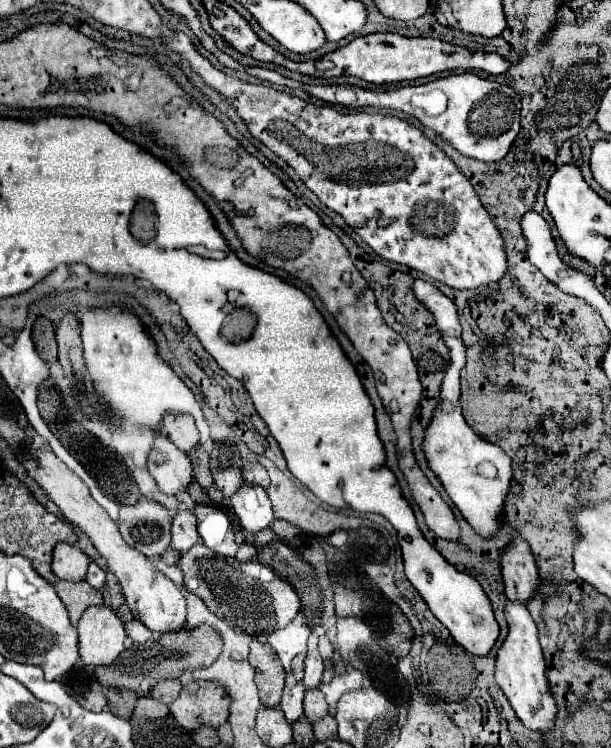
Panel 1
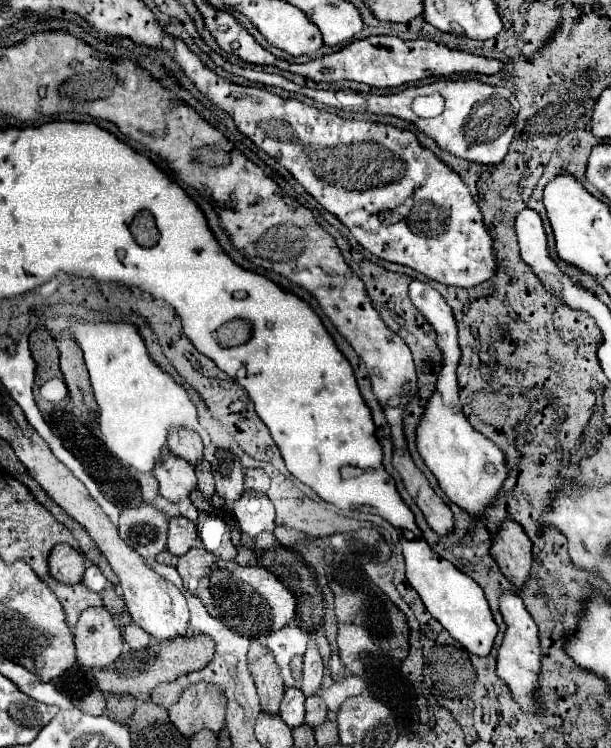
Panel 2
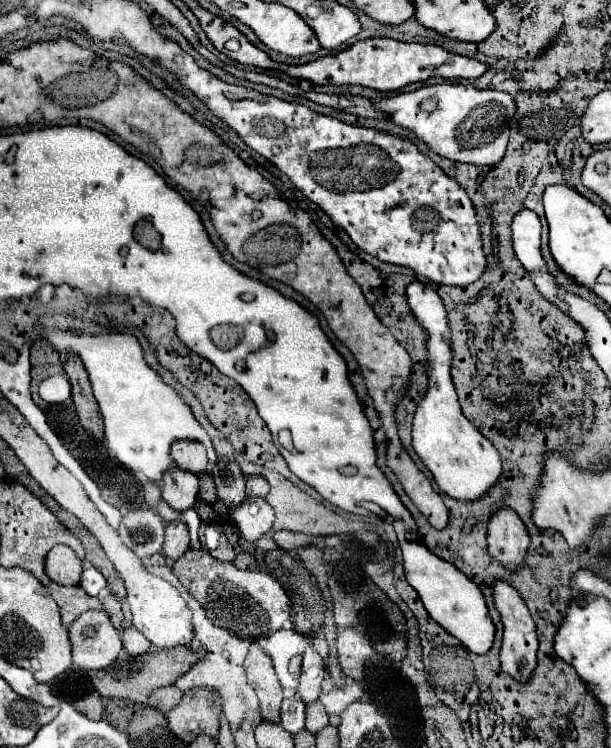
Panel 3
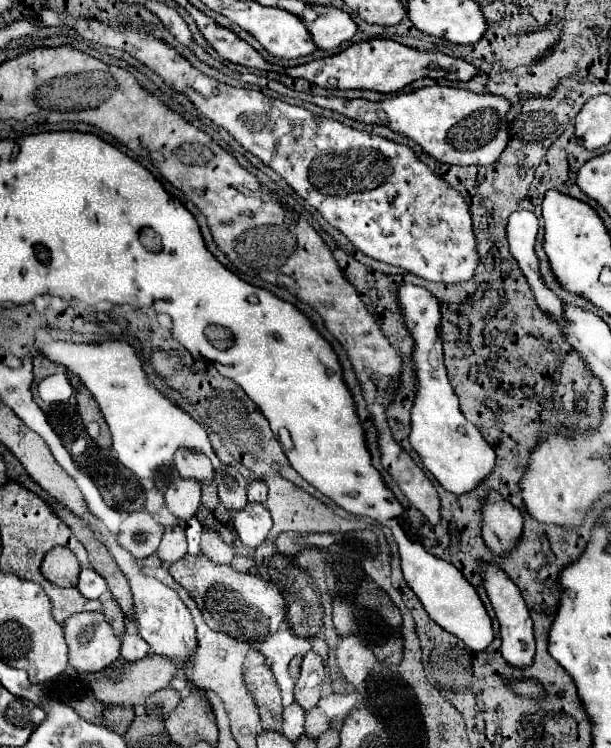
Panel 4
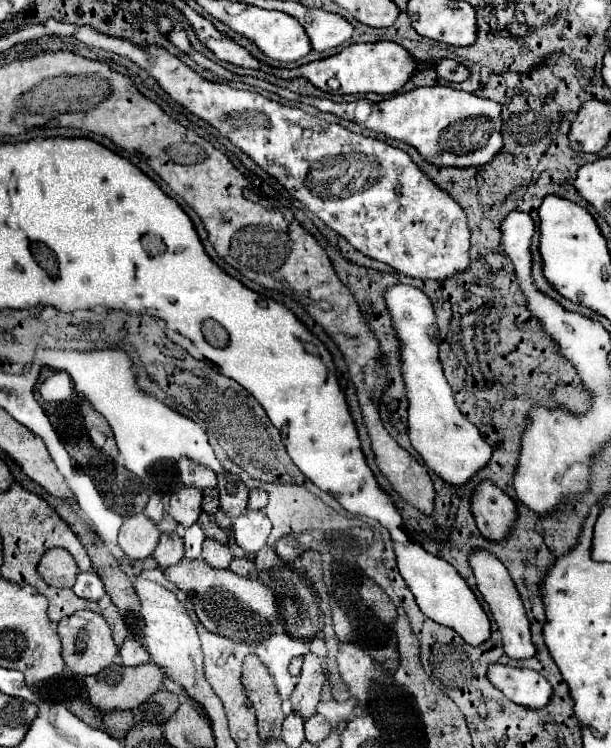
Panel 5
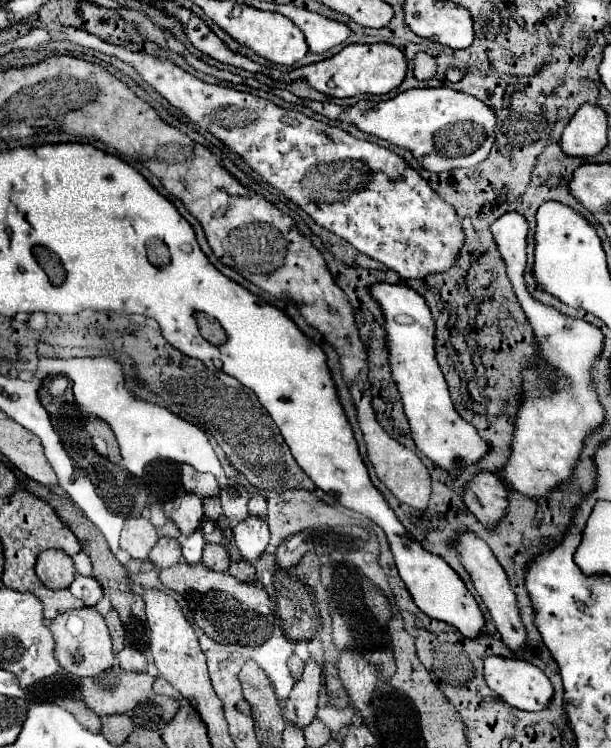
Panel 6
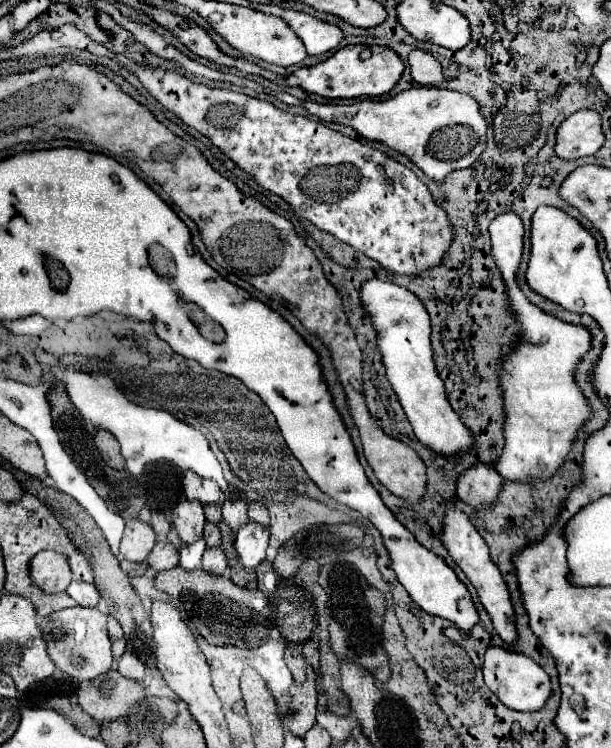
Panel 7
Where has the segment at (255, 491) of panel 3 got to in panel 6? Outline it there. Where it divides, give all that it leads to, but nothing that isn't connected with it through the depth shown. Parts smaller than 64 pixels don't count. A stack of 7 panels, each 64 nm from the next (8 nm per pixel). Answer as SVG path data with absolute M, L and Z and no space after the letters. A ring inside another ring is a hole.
M254 494L248 502L248 512L256 516L266 516L266 498L260 494Z

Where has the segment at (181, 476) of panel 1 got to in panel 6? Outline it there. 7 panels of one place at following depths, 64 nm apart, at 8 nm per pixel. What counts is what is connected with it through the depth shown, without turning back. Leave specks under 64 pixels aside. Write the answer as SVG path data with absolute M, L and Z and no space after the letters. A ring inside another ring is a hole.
M182 492L178 498L174 498L174 508L170 518L176 522L178 530L182 534L192 534L194 530L200 528L202 522L202 498L192 492Z

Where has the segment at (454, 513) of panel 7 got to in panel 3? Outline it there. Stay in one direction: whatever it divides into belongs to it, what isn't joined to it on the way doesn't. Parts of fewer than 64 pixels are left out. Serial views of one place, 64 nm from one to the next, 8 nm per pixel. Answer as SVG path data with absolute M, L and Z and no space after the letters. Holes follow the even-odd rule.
M496 582L494 584L494 604L500 612L502 624L504 624L504 640L502 640L502 648L500 648L500 670L512 678L516 678L516 682L526 682L530 680L532 672L536 670L536 652L538 652L538 638L536 638L536 624L524 604L524 600L520 598L520 594L506 582Z

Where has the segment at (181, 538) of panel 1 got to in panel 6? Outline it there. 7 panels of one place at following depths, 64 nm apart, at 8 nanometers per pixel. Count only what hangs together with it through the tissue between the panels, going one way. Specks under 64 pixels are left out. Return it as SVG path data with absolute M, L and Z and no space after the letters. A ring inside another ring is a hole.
M162 536L162 538L156 542L156 548L152 548L150 560L154 562L156 570L164 570L164 568L168 568L168 566L174 566L176 562L182 560L180 542L178 542L176 538L166 538L166 536Z

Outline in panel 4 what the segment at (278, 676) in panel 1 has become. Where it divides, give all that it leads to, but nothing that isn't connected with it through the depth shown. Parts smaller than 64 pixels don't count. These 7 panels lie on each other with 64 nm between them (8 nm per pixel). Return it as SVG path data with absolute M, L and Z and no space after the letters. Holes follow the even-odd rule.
M250 650L244 662L244 682L252 692L260 710L262 728L280 730L282 724L282 698L280 686L266 664L266 658L258 650Z

